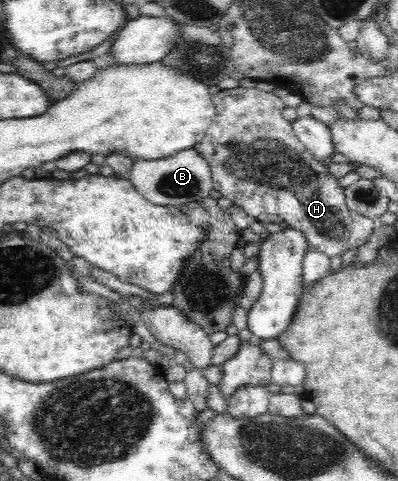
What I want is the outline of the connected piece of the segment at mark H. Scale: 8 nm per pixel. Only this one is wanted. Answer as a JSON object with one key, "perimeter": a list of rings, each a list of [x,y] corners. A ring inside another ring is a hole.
{"perimeter":[[[235,87],[222,89],[213,96],[216,116],[202,138],[200,144],[193,146],[206,160],[211,168],[214,188],[228,198],[232,204],[240,206],[248,216],[260,214],[276,214],[286,220],[290,227],[302,231],[308,239],[309,249],[322,252],[330,258],[341,256],[345,259],[363,247],[375,228],[375,220],[354,212],[345,203],[344,189],[338,179],[328,173],[326,162],[316,157],[300,142],[291,122],[288,122],[282,111],[286,104],[273,92],[265,92],[254,88]],[[250,181],[258,186],[268,186],[280,192],[290,192],[290,196],[250,196]]]}

